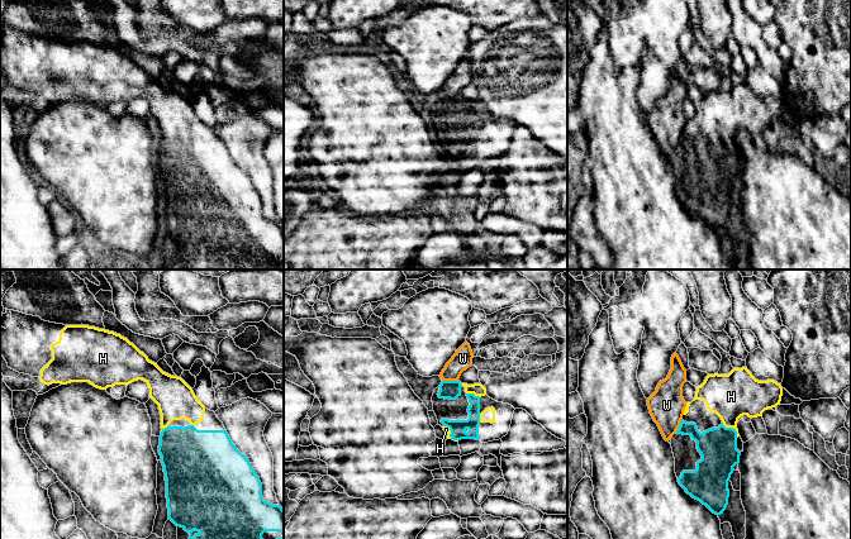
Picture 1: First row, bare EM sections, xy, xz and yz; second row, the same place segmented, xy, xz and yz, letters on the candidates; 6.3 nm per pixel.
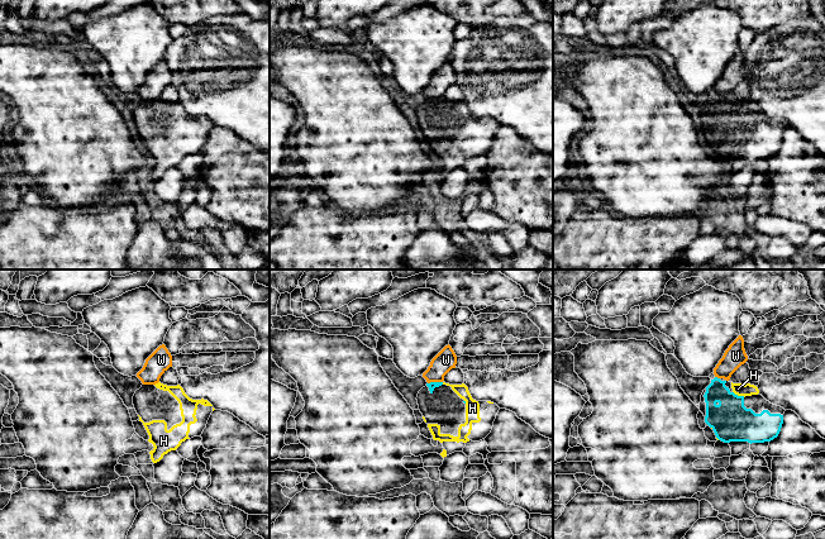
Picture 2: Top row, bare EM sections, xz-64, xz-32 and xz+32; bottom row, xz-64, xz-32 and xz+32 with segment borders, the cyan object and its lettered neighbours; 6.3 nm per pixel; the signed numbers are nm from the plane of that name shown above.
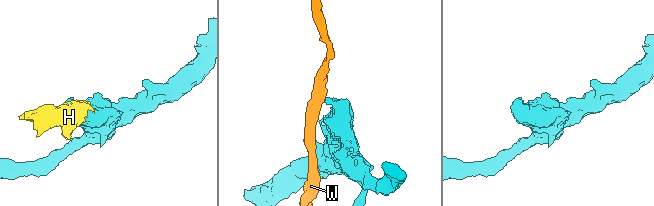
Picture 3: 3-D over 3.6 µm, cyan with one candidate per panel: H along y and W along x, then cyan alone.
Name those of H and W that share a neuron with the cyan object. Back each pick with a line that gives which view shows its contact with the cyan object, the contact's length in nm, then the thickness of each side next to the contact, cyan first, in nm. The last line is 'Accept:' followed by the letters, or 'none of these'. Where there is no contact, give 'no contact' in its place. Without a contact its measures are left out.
H: yz | 130 nm | 240/280 nm
Accept: H

